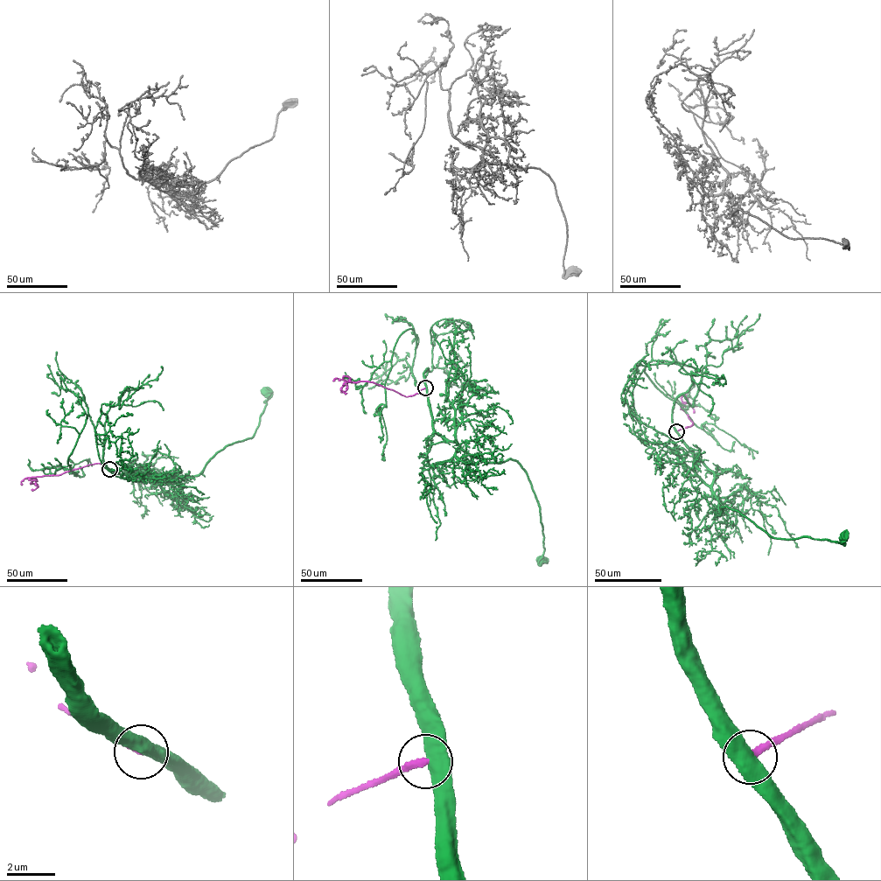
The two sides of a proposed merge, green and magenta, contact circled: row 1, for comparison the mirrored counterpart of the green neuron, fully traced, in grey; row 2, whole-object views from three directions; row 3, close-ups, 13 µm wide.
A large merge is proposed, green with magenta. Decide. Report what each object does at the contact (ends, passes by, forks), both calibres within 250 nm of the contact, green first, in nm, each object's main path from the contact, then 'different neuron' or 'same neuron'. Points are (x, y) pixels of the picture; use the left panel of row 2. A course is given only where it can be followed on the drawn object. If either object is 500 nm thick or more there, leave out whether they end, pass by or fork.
550/240 nm | green via (109, 469), (130, 475), (140, 471), (161, 478), (196, 476), (217, 452), (252, 437), (267, 403), (265, 392) | magenta via (109, 469), (96, 463), (59, 475), (29, 478), (35, 479), (31, 483), (38, 485) | different neuron

